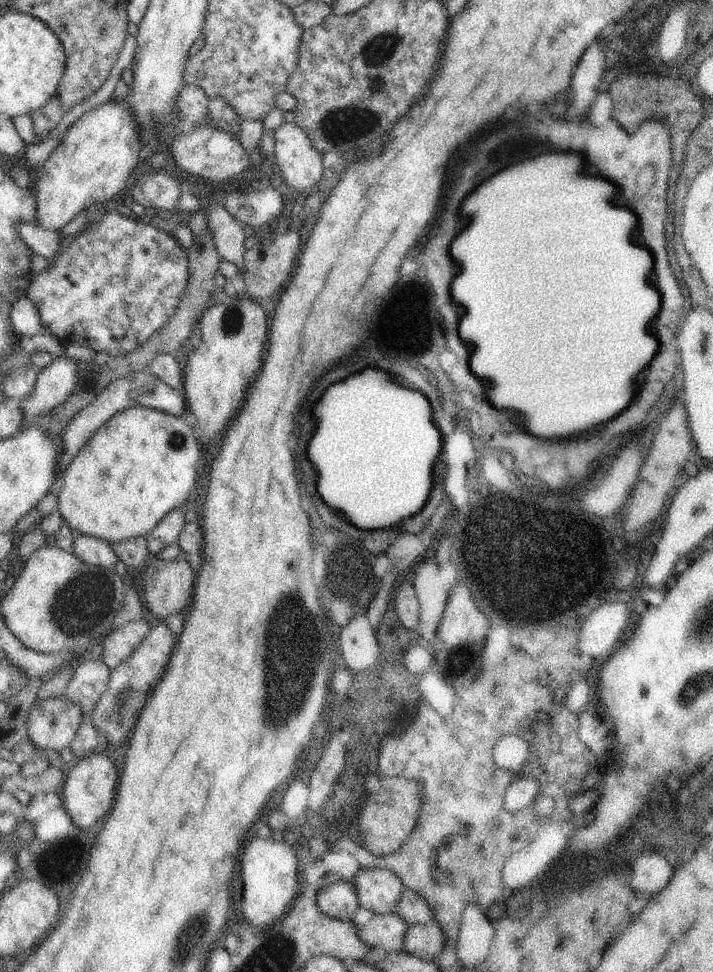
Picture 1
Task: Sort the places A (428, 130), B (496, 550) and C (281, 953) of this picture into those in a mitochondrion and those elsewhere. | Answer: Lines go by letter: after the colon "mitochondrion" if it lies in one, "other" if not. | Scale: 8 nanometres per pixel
A: other
B: mitochondrion
C: mitochondrion

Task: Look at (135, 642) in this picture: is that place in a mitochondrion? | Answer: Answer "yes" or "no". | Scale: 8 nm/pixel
no

